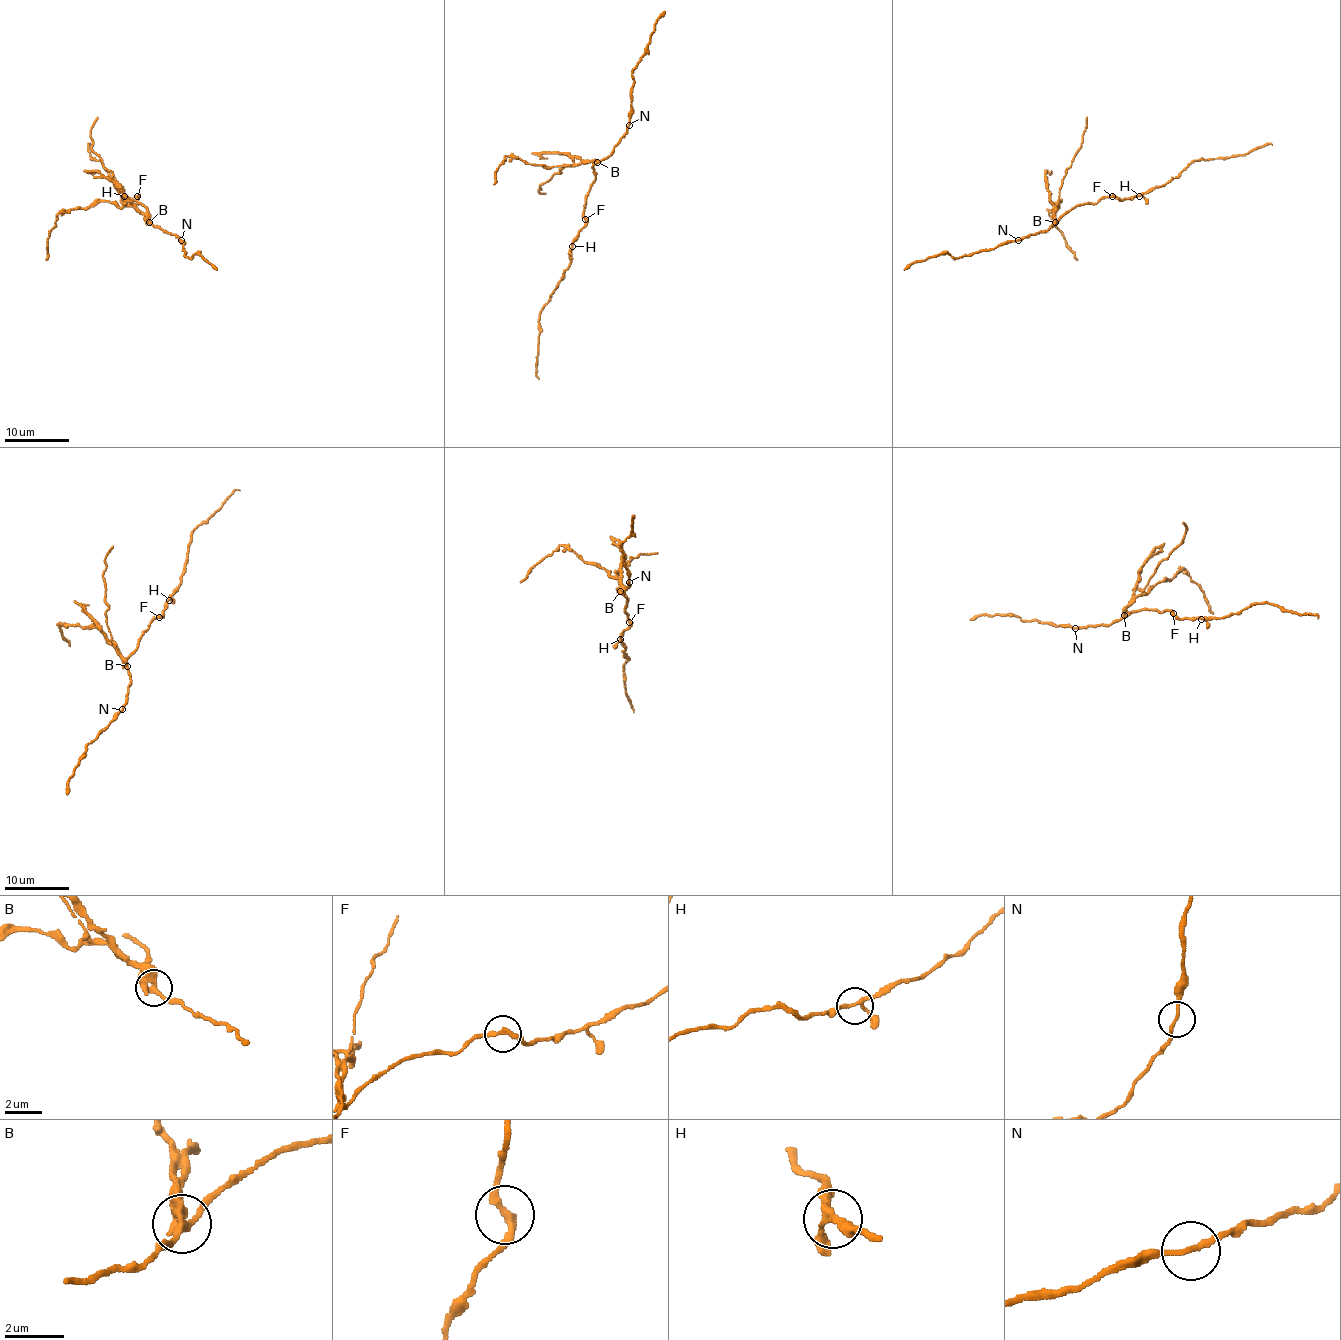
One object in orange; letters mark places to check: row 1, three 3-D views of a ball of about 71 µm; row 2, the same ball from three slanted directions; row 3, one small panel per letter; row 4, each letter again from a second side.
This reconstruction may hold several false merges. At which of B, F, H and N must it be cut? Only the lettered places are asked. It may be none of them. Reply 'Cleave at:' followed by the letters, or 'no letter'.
Cleave at: B

